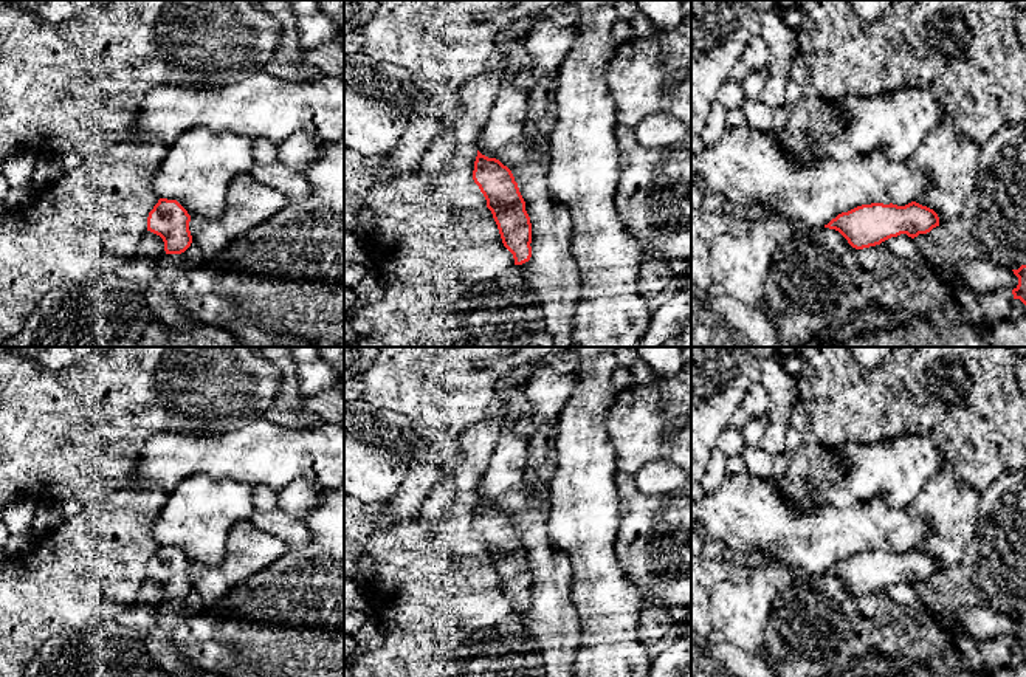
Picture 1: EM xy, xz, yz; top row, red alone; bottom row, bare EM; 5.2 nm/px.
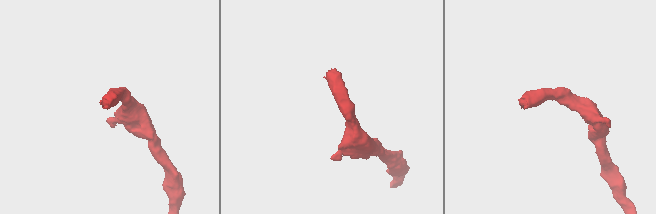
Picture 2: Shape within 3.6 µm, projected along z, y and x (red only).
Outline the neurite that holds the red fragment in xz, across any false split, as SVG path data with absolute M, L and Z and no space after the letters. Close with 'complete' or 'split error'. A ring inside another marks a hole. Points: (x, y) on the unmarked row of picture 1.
M477 497L473 527L487 547L487 555L493 561L504 593L513 601L515 612L528 609L532 570L511 517Z | complete

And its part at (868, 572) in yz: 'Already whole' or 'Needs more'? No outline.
Already whole

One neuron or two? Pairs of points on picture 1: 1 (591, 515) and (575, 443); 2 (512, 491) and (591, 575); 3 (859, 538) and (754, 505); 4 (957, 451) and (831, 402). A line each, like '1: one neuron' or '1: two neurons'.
1: one neuron
2: two neurons
3: one neuron
4: one neuron

